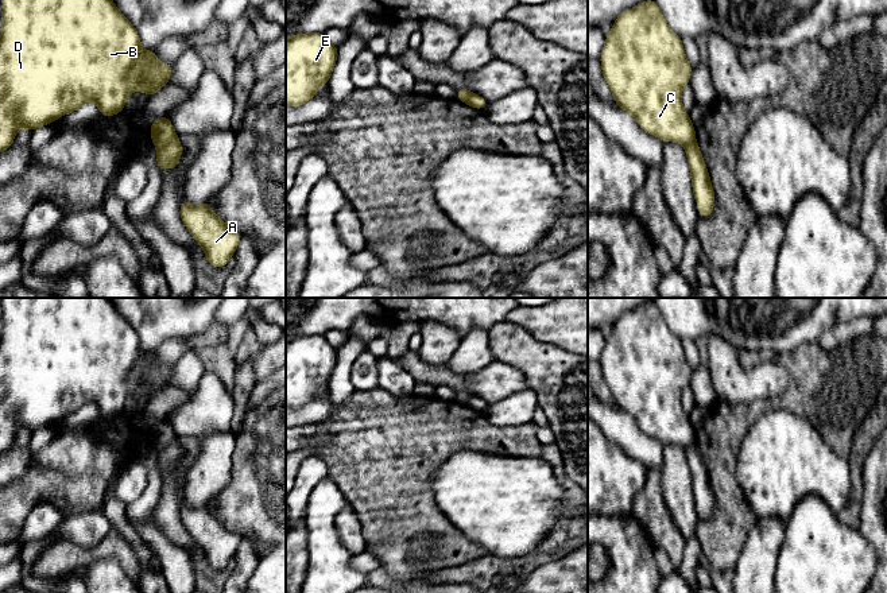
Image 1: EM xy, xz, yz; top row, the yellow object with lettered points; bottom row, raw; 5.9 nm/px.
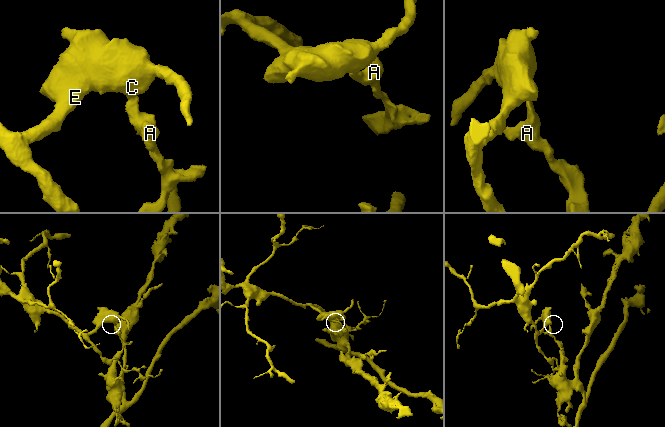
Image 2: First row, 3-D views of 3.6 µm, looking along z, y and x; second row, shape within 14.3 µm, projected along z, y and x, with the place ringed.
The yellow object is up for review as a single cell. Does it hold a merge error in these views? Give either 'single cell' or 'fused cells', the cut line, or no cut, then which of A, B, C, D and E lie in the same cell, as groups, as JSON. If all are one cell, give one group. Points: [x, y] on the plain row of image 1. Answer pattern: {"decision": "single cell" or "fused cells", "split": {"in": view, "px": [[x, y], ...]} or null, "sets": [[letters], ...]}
{"decision": "fused cells", "split": {"in": "xy", "px": [[177, 438], [158, 452]]}, "sets": [["A"], ["B", "C", "D", "E"]]}

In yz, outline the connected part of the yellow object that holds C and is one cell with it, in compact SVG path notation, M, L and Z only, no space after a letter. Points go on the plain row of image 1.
M654 301L623 313L612 325L600 357L601 373L617 408L630 415L650 437L682 447L696 442L696 431L682 408L682 391L690 384L692 372L682 340L666 325Z

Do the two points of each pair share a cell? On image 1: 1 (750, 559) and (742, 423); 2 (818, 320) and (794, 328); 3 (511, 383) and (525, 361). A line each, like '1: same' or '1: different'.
1: different
2: same
3: different

